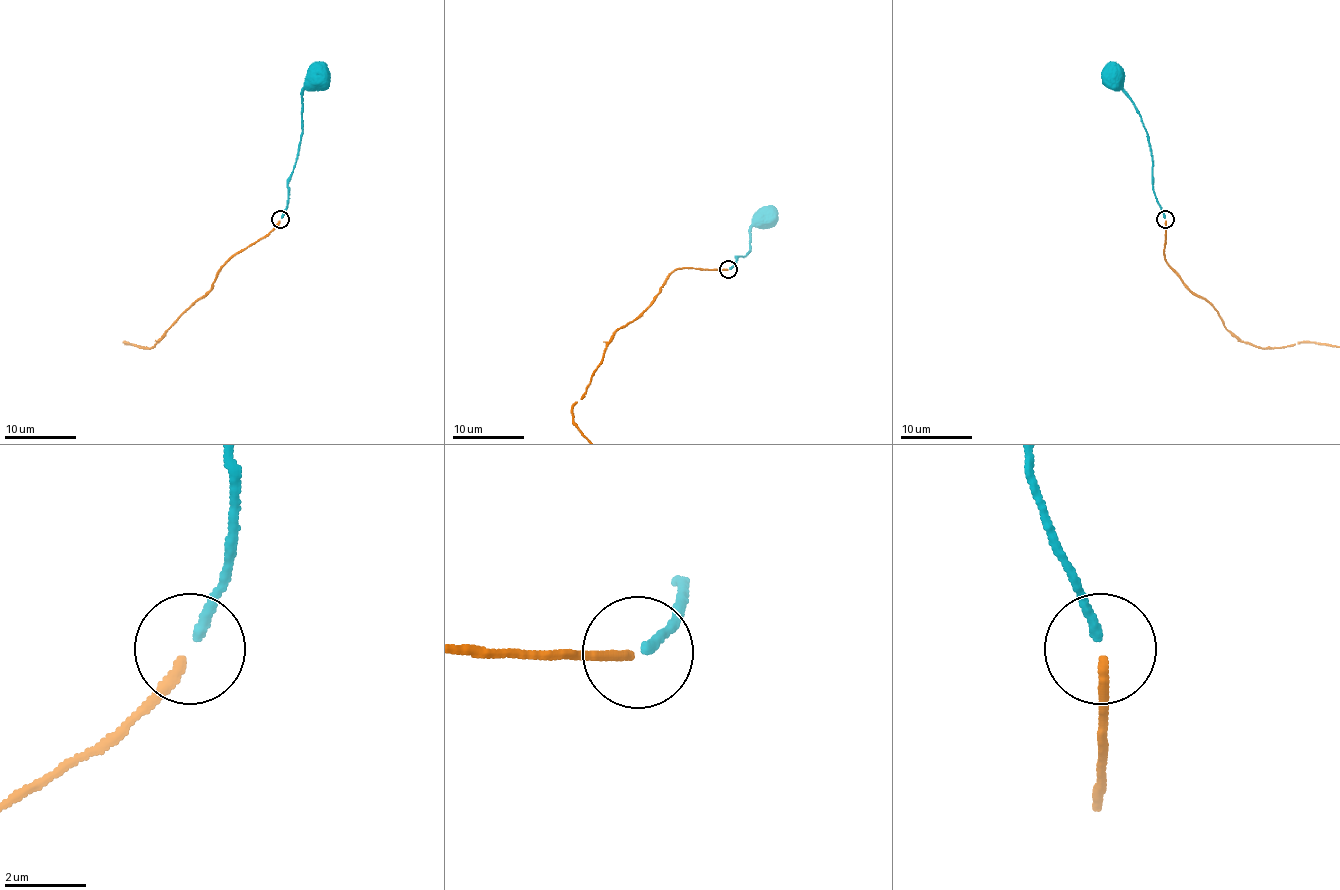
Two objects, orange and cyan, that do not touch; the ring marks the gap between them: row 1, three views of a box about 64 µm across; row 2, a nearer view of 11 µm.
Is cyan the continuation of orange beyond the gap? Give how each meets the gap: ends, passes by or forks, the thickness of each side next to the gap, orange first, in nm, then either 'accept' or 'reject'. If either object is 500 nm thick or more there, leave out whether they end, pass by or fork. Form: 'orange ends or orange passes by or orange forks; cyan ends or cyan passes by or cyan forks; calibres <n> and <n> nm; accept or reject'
orange ends; cyan ends; calibres 240 and 240 nm; accept

